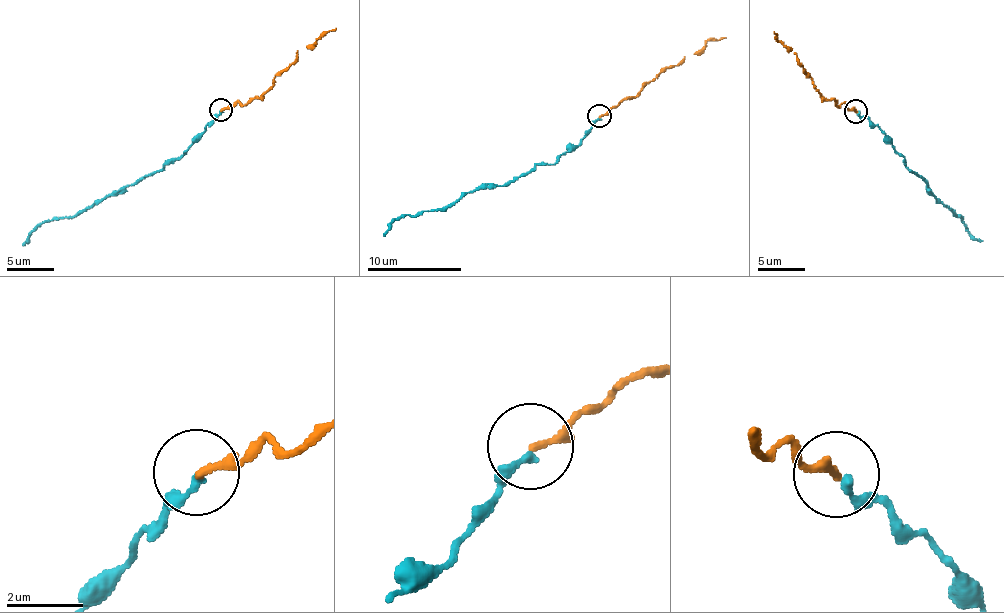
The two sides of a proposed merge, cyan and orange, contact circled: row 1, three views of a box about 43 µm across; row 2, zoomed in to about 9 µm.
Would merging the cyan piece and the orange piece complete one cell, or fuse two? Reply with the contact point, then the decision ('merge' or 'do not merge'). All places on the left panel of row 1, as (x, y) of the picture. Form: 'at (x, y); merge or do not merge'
at (220, 110); merge

